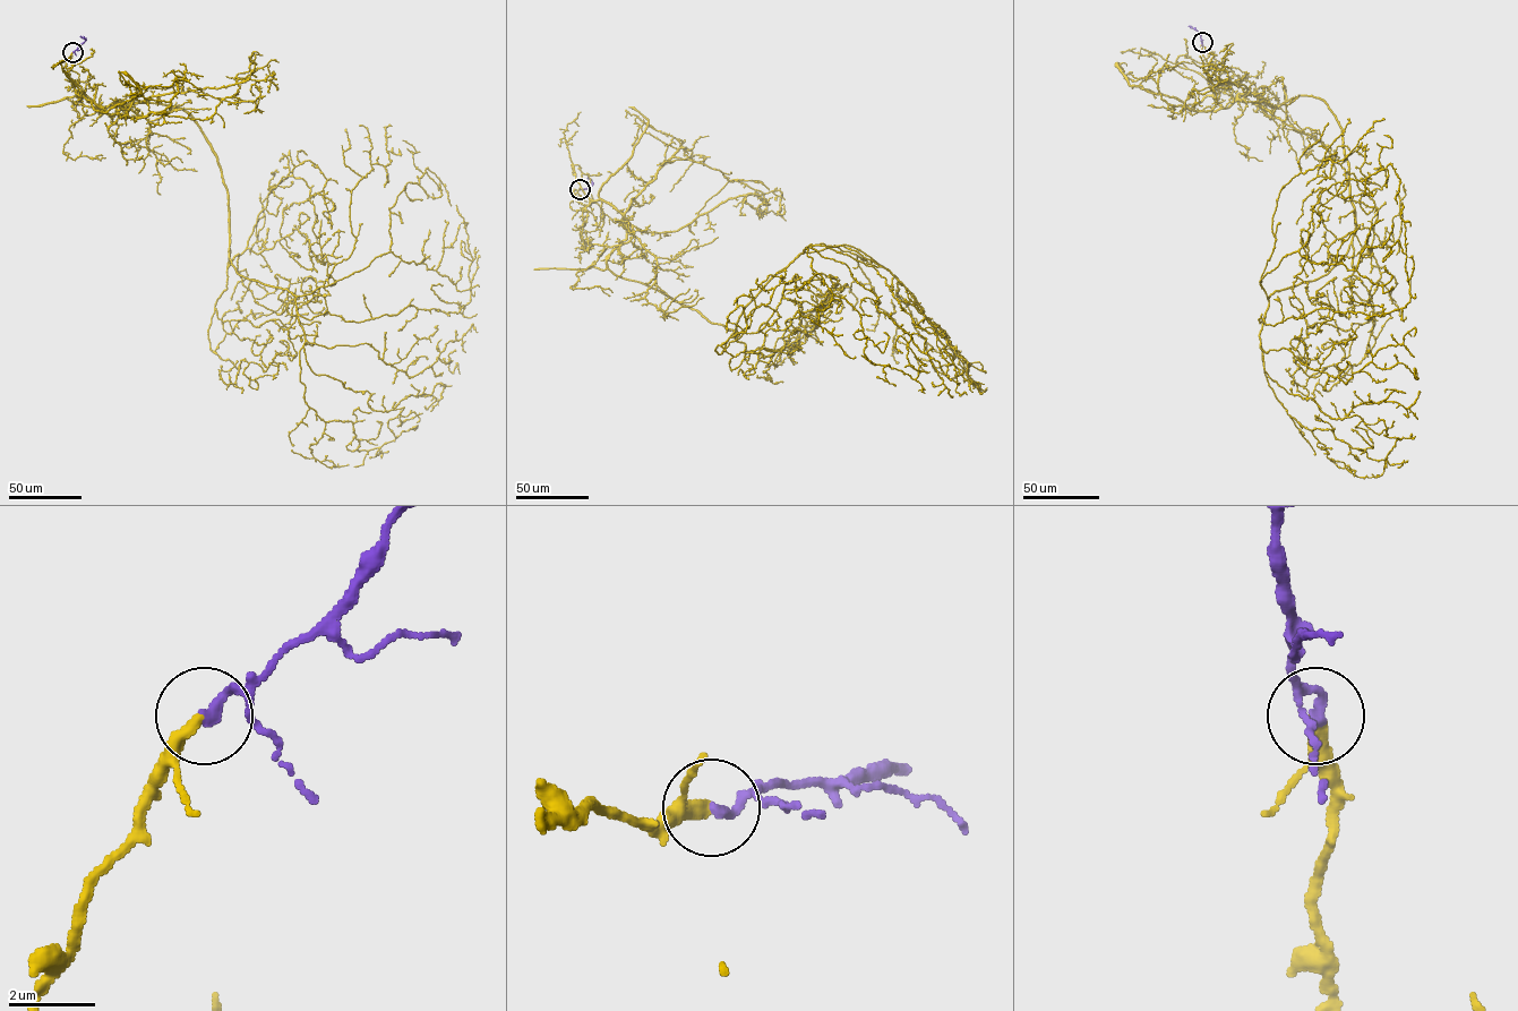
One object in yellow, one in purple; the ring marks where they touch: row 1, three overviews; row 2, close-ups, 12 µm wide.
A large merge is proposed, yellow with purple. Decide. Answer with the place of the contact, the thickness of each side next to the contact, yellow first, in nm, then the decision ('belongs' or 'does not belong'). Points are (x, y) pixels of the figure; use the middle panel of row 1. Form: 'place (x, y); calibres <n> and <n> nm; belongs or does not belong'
place (580, 189); calibres 360 and 240 nm; belongs

